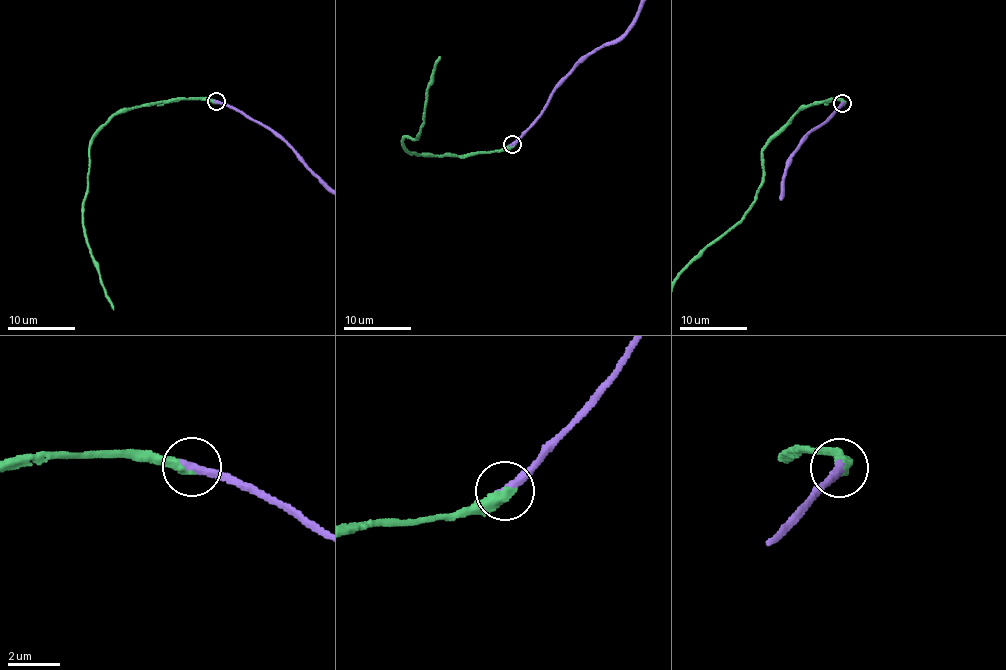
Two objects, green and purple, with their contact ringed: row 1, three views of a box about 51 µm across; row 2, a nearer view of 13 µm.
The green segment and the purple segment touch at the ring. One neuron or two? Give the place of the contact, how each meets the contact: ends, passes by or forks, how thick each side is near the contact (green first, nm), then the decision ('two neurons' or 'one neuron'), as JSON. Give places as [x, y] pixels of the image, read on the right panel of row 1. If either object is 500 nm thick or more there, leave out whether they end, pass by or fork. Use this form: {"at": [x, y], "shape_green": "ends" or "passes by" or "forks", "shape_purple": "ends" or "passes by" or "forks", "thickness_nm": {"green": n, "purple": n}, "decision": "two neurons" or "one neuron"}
{"at": [842, 103], "shape_green": "ends", "shape_purple": "ends", "thickness_nm": {"green": 460, "purple": 380}, "decision": "one neuron"}

